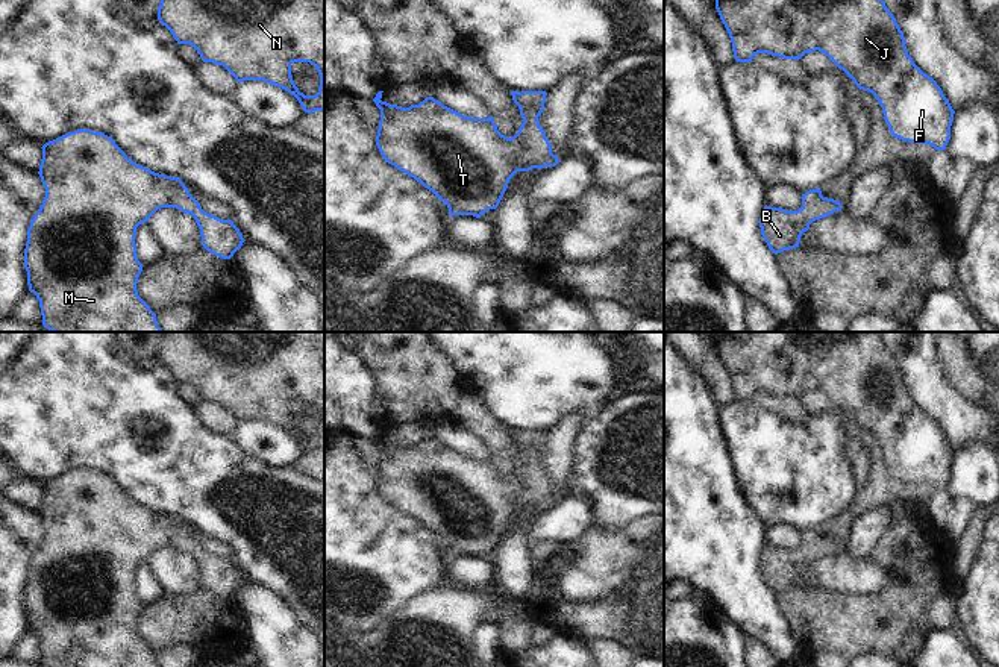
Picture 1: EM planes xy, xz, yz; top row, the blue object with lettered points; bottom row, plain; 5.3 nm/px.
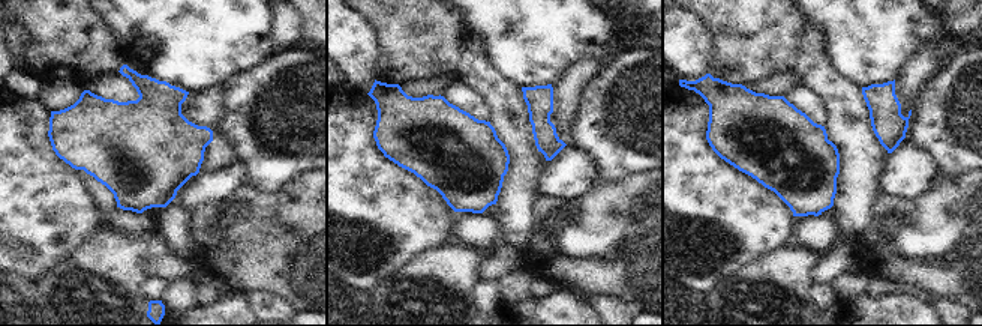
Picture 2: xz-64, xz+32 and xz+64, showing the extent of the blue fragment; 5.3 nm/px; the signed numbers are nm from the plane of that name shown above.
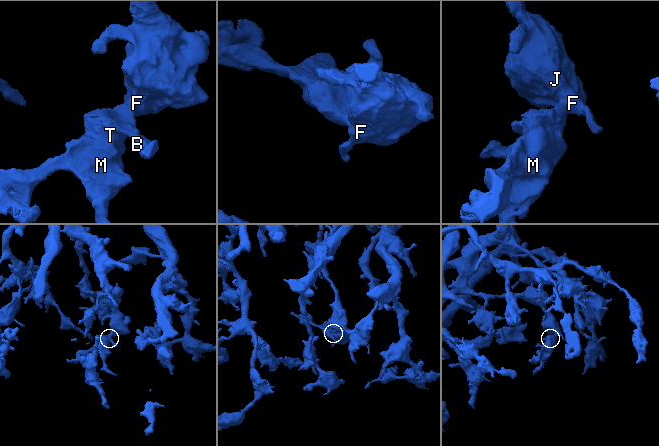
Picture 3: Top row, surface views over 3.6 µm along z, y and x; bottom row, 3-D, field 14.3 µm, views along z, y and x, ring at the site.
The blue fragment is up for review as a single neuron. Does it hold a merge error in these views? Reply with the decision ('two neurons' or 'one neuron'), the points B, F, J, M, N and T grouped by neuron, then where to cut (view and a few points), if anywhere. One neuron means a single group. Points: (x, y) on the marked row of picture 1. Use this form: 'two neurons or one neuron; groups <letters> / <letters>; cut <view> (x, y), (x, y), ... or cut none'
one neuron; groups B F J M N T; cut none

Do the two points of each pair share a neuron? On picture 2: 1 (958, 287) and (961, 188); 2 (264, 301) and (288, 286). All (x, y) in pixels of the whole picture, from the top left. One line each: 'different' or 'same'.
1: same
2: different

